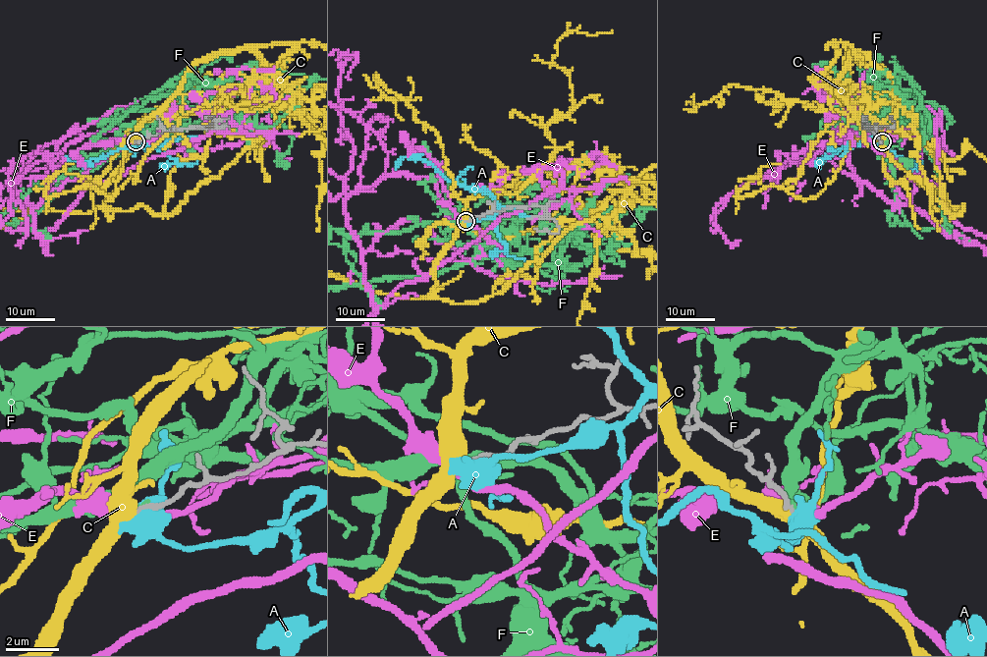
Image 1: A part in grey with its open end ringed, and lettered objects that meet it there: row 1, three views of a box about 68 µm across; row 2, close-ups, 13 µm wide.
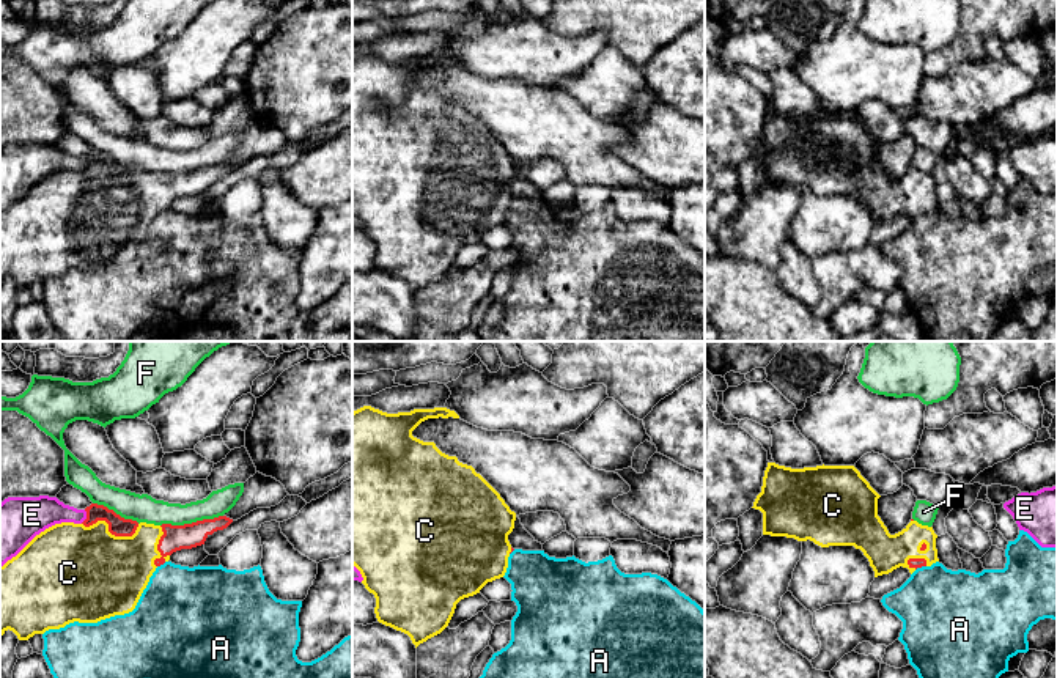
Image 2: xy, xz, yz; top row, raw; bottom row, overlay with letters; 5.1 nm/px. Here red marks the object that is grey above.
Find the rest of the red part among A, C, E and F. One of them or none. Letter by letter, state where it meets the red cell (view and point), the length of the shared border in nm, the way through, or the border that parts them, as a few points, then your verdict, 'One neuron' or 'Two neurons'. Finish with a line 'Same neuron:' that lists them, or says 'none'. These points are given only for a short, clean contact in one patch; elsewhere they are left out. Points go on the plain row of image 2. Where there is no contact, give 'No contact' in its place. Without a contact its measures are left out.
A: Touches red at yz (920, 214). Shared border 60 nm. Boundary: yz (925, 213), (916, 217). Two neurons
C: Touches red at xy (109, 178). Shared border 300 nm. One neuron
E: Touches red at xy (87, 164). Shared border 80 nm. Boundary: xy (85, 158), (85, 165), (81, 170). Two neurons
F: Touches red at xy (192, 170). Shared border 320 nm. Two neurons
Same neuron: C

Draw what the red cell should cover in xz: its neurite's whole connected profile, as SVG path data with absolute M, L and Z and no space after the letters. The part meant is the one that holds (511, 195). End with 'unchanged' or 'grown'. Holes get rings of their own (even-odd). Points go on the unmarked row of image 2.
M363 53L352 60L352 212L376 245L378 269L407 282L415 296L448 274L461 247L503 225L514 198L508 182L514 176L516 160L500 142L472 113L442 101L434 90L412 83L422 69L439 64L459 66L447 55L387 61Z; grown

